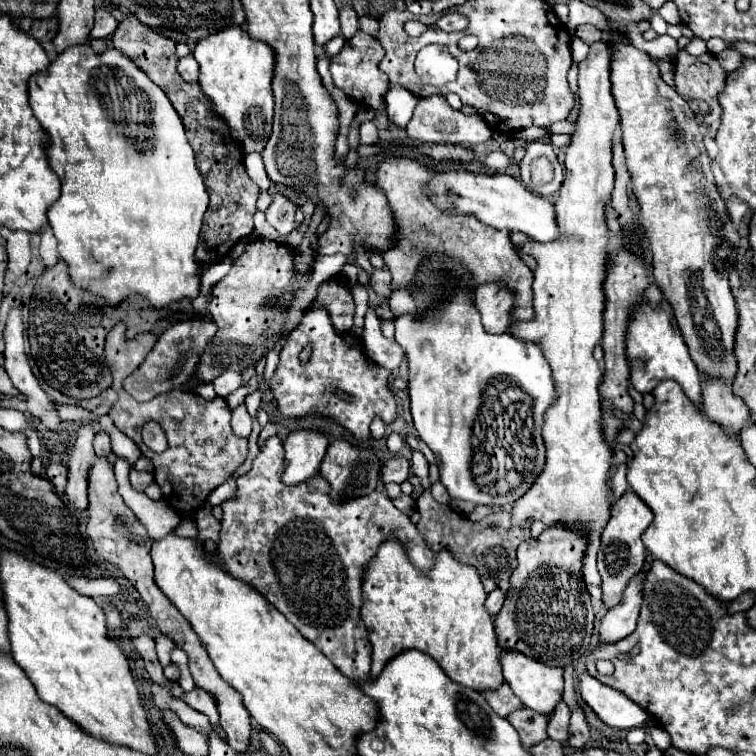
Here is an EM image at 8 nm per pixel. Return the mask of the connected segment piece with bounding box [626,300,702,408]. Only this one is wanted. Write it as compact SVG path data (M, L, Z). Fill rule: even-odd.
M644 300L636 310L630 320L630 332L628 332L628 360L630 360L630 370L632 370L632 386L642 392L650 394L662 380L674 380L682 386L684 394L692 400L696 408L702 408L702 382L698 368L694 366L686 344L682 340L682 334L678 330L678 324L674 322L674 312L670 310L670 304L664 300L658 310L650 308L648 302Z

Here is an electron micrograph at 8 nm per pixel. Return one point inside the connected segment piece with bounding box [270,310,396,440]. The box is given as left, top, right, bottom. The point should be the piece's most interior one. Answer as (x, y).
(338, 361)

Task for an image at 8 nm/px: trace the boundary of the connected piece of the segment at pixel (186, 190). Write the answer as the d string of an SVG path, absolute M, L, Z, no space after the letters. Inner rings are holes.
M76 44L76 46L70 46L64 52L60 52L50 62L46 72L36 72L36 74L30 76L28 100L30 100L30 108L32 108L34 116L38 118L40 126L50 136L50 146L48 146L50 168L58 174L62 190L60 190L58 202L54 202L48 208L48 222L50 222L50 226L54 230L56 240L58 240L60 258L70 266L70 276L72 276L74 284L102 296L112 306L118 304L120 300L124 300L126 296L130 296L130 294L142 294L142 296L146 296L150 300L152 306L158 306L158 308L164 308L174 300L196 298L198 296L198 286L200 286L200 270L198 270L198 266L194 262L194 252L196 252L198 238L200 238L202 216L204 216L204 212L208 208L208 192L206 192L202 176L200 176L200 172L196 168L194 150L186 140L186 128L184 128L178 112L170 104L168 96L140 68L136 68L132 62L128 62L128 58L124 54L120 54L116 48L108 48L106 52L98 54L98 52L92 50L90 44ZM124 104L140 104L144 114L146 114L146 128L152 130L152 138L146 138L146 144L148 144L146 150L142 146L138 146L138 142L134 142L134 138L130 138L122 130L122 118L118 118L118 114L128 114L128 110L134 110L134 108L128 108Z

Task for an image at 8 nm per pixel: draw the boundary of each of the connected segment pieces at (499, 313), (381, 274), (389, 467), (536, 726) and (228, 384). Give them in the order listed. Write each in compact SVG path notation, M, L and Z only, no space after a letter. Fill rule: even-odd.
M498 282L478 284L474 290L474 304L482 314L482 324L490 334L504 334L512 322L516 296Z
M374 268L372 276L370 276L370 286L382 296L388 298L392 292L392 284L390 284L390 272L386 268Z
M396 456L382 466L384 484L388 484L388 482L402 484L404 480L408 480L408 474L410 474L410 462L404 456Z
M518 708L512 714L508 714L506 720L518 730L520 742L526 750L530 750L532 746L548 738L546 726L548 726L550 714L536 714L530 708Z
M226 370L212 384L214 384L216 394L222 396L222 398L226 398L230 392L234 392L238 386L242 386L242 374L238 374L234 370Z

